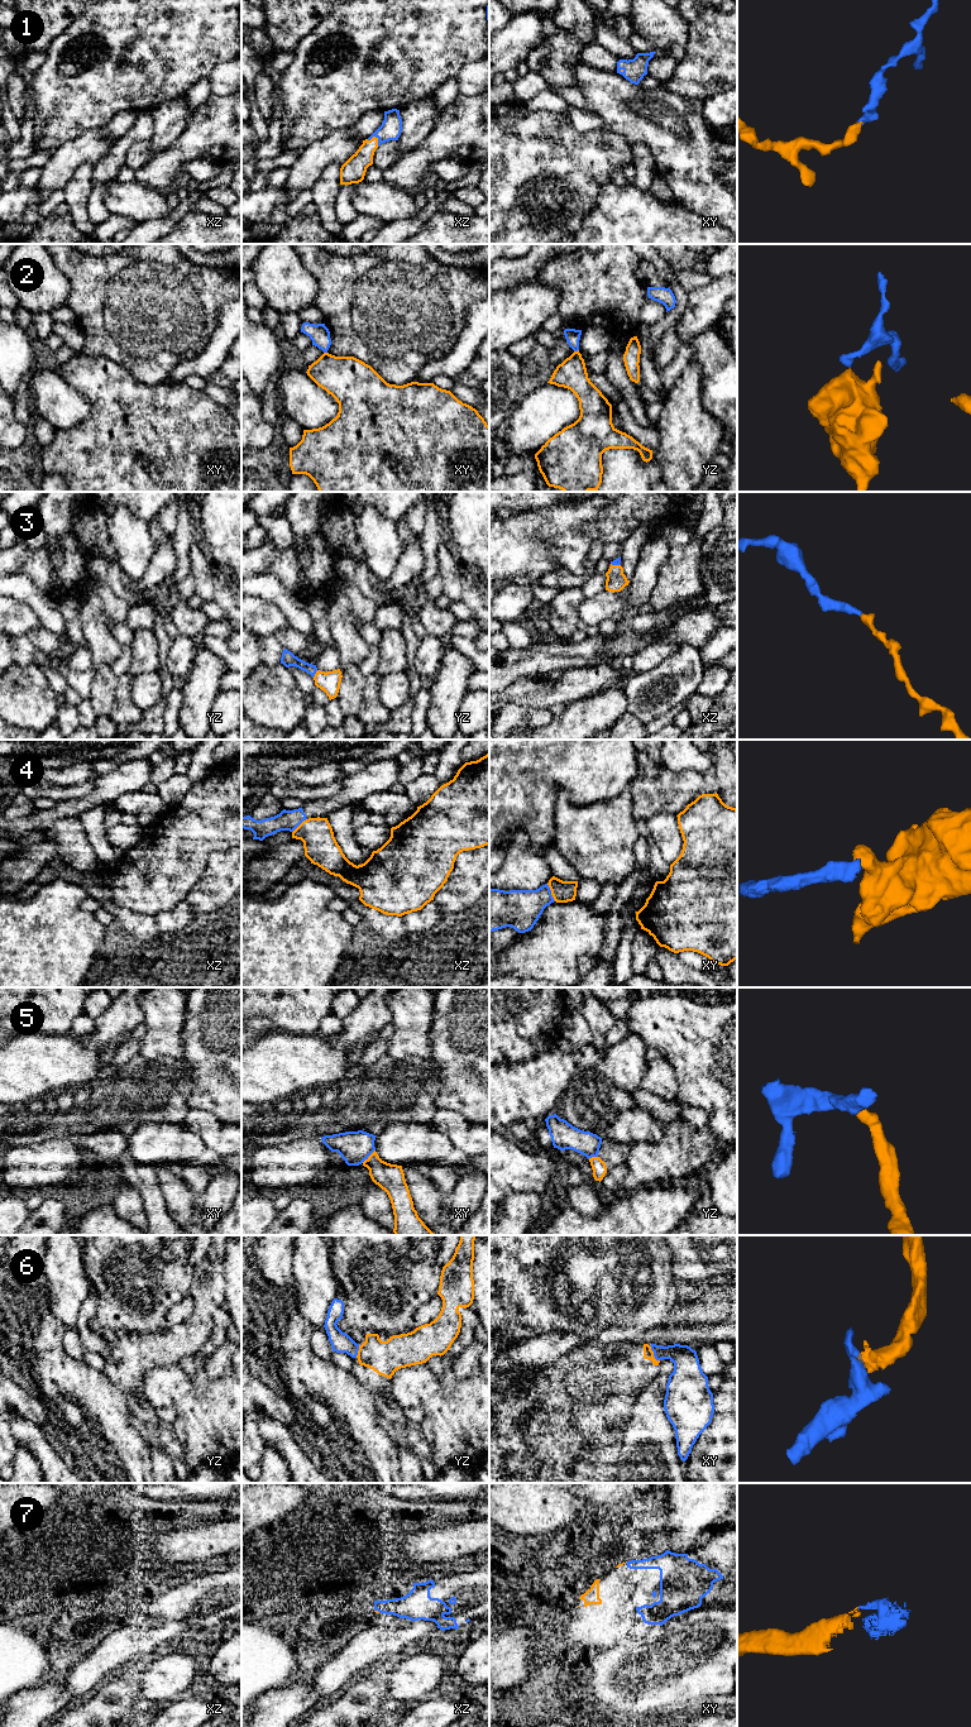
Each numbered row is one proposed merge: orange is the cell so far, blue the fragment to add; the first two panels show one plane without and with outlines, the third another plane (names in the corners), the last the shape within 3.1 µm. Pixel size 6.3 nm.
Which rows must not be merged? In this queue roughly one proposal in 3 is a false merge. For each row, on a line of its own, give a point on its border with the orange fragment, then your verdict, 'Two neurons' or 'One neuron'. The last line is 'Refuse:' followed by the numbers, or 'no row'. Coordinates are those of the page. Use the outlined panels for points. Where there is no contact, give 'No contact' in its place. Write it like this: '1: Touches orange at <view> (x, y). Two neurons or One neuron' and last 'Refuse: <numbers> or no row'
1: Touches orange at xz (376, 138). One neuron
2: Touches orange at yz (575, 352). Two neurons
3: Touches orange at yz (315, 674). One neuron
4: Touches orange at xy (551, 893). Two neurons
5: Touches orange at xy (369, 1156). Two neurons
6: Touches orange at xy (653, 1354). Two neurons
7: Touches orange at xz (377, 1611). One neuron
Refuse: 2, 4, 5, 6

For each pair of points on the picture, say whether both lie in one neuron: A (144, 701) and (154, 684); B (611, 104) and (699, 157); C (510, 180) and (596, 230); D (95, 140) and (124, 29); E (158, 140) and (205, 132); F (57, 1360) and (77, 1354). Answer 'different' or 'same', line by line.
A: same
B: same
C: different
D: different
E: different
F: different

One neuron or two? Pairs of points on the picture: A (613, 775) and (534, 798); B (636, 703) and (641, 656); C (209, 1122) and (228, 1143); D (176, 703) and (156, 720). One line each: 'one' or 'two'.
A: one
B: two
C: one
D: two

